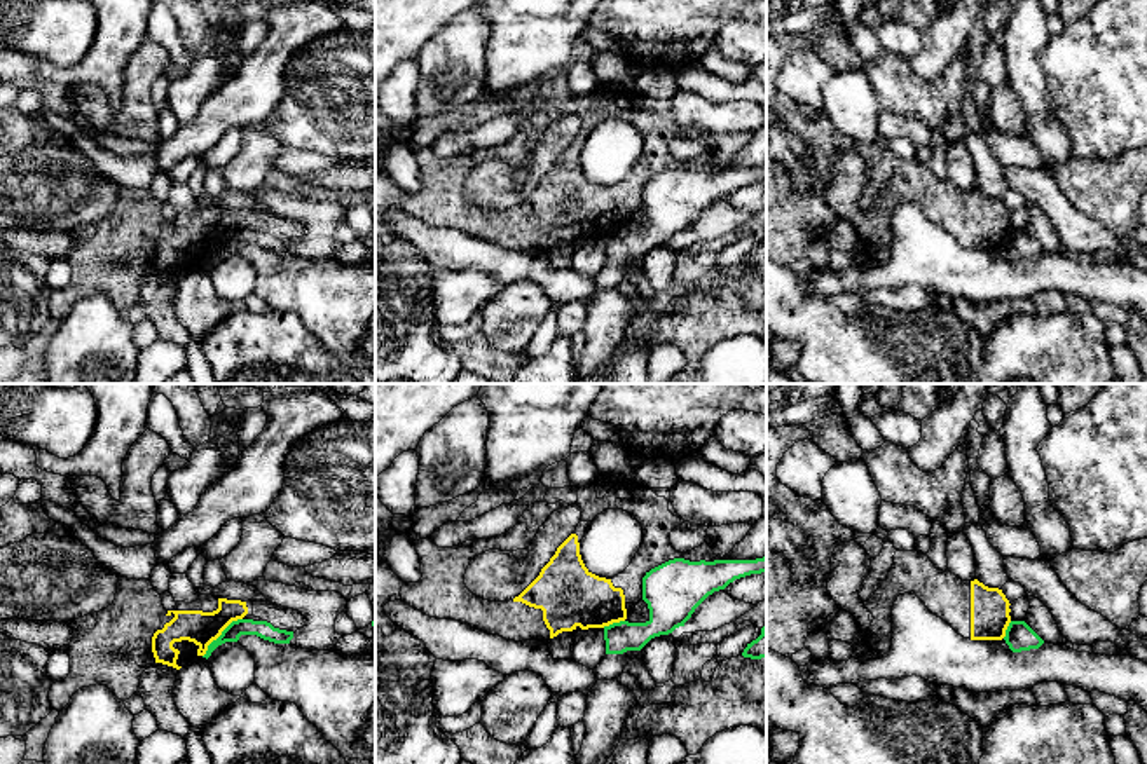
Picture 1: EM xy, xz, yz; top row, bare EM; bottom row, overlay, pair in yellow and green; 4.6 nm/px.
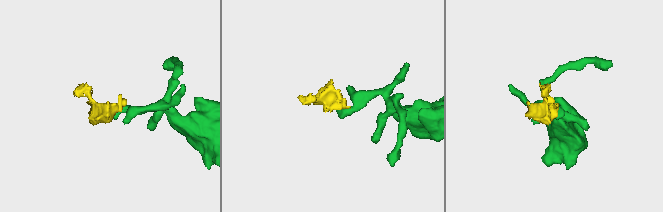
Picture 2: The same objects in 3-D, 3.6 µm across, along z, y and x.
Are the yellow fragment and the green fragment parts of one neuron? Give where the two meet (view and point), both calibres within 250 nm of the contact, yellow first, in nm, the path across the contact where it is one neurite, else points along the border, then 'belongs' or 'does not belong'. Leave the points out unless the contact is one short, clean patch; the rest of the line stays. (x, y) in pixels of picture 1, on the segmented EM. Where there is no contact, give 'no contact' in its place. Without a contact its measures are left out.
meets yellow in xy at (219, 635); 150 nm thick on the yellow side, 80 nm on the other; border along xy (241, 618), (234, 620), (208, 646), (203, 656); does not belong

